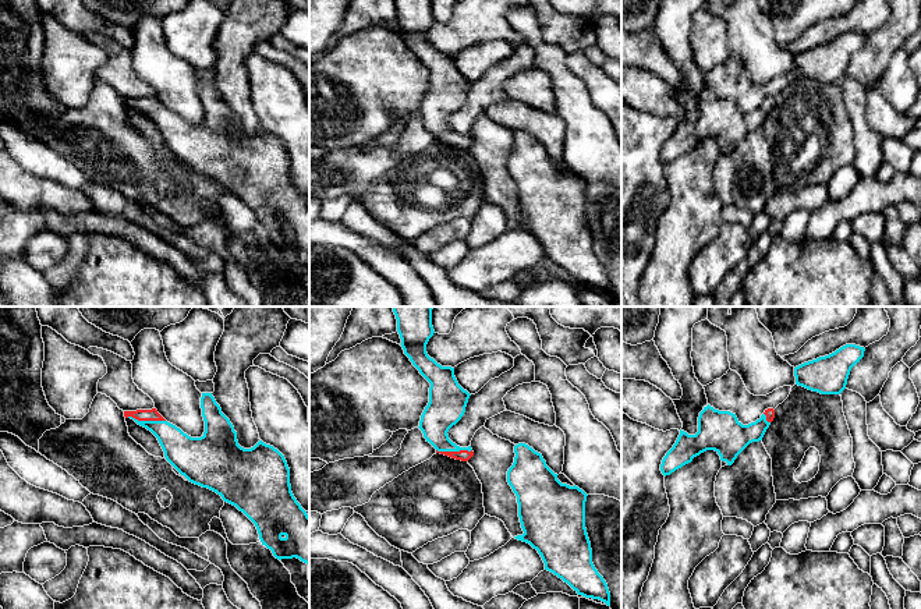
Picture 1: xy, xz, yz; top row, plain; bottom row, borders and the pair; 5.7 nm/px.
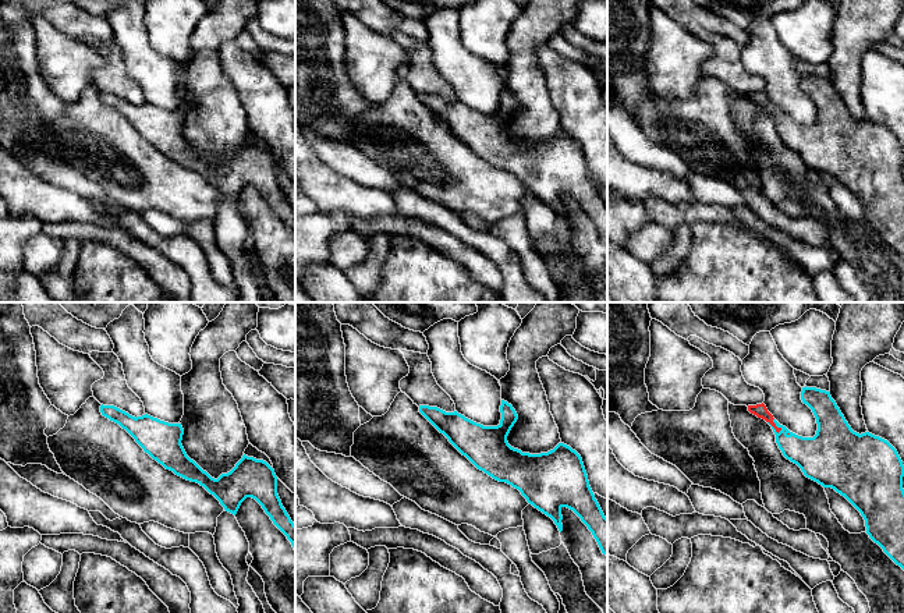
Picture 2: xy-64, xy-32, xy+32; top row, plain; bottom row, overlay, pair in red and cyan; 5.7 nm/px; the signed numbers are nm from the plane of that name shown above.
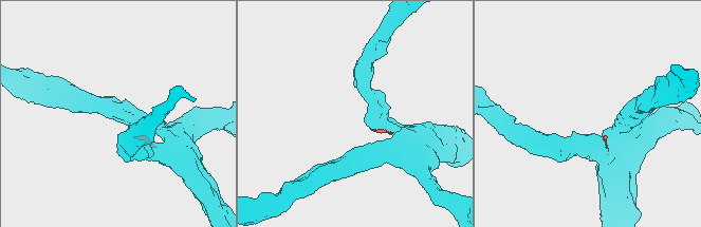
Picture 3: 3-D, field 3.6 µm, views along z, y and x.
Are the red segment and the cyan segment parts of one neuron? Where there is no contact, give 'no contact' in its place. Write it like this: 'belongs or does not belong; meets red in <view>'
belongs; meets red in xy

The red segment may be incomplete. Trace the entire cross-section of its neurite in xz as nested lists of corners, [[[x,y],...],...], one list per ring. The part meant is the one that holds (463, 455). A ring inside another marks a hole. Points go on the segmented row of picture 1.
[[[433,307],[392,308],[397,319],[397,332],[404,354],[431,383],[429,403],[421,415],[418,428],[426,442],[436,449],[436,453],[468,461],[474,456],[471,446],[457,446],[449,439],[447,432],[464,415],[471,394],[458,385],[454,368],[442,367],[426,353],[426,344],[435,333]]]

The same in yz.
[[[708,404],[699,413],[695,435],[680,429],[676,443],[662,460],[660,471],[665,477],[670,475],[706,450],[715,450],[722,461],[732,465],[750,443],[762,440],[773,418],[775,410],[768,408],[759,419],[743,425],[736,414]]]

